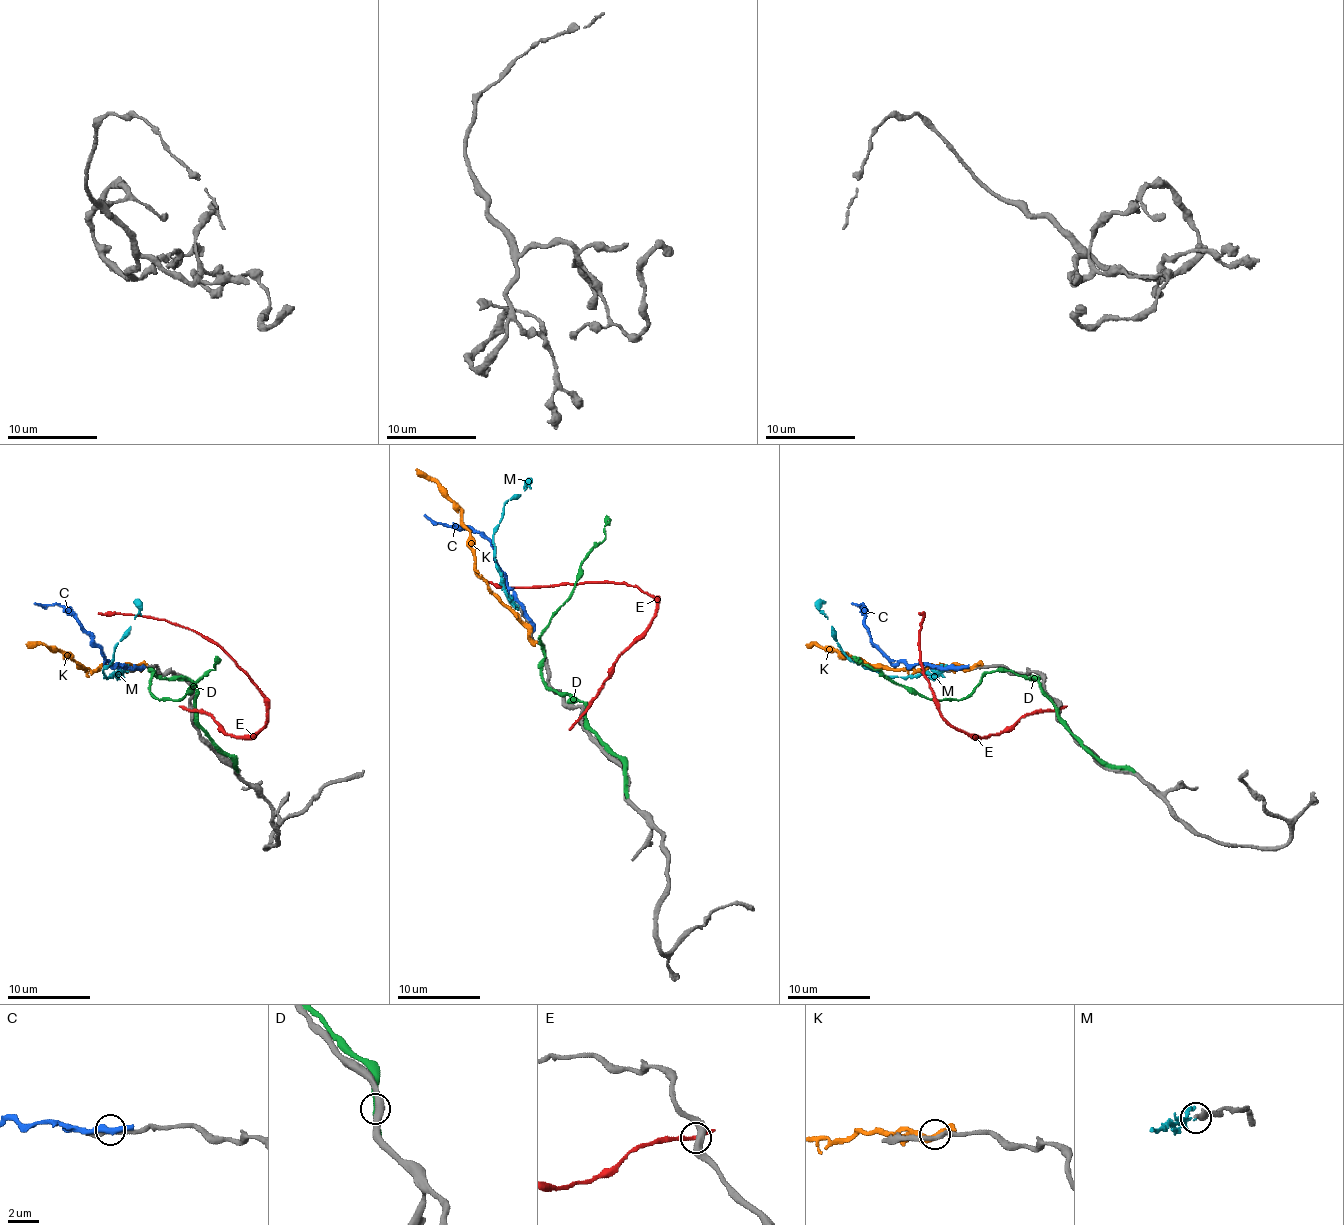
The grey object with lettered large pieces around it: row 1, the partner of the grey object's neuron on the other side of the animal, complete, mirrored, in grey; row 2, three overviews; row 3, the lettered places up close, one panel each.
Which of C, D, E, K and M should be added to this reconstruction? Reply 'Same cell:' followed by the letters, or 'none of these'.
Same cell: none of these

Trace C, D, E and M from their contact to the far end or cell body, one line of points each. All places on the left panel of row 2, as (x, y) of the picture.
C: (139, 667), (112, 665), (106, 661), (104, 652), (89, 634), (62, 607), (33, 603)
D: (234, 769), (197, 723), (189, 679), (151, 671), (149, 690), (160, 700), (181, 700), (216, 669), (218, 657)
E: (189, 711), (207, 713), (226, 733), (251, 737), (265, 723), (259, 688), (199, 634), (164, 619), (98, 613)
M: (129, 671), (106, 677), (104, 669), (112, 661), (114, 650), (139, 611), (133, 601)

